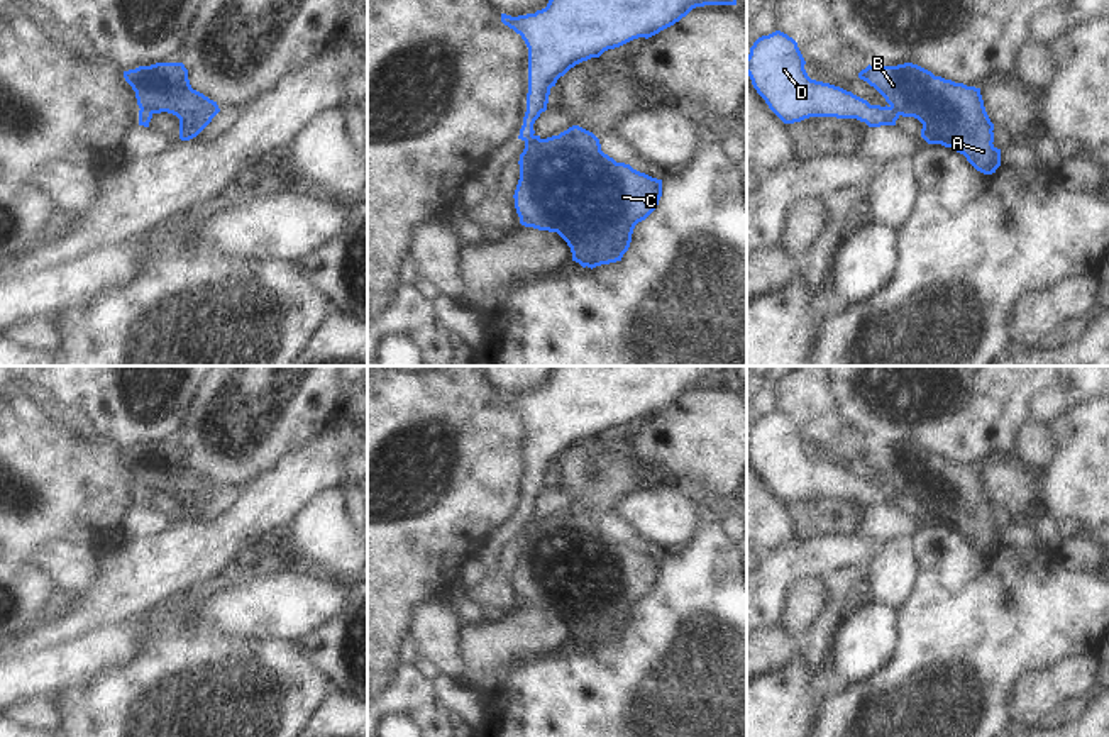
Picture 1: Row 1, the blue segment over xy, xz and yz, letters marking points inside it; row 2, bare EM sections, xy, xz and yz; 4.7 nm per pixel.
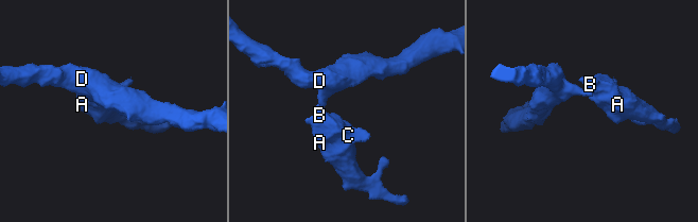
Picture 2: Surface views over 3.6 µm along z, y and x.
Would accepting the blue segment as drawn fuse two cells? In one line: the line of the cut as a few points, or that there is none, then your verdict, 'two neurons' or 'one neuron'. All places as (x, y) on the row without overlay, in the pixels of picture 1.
cut in xy along (141, 488), (151, 493); two neurons

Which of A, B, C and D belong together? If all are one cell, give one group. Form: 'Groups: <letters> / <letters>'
Groups: A B C / D

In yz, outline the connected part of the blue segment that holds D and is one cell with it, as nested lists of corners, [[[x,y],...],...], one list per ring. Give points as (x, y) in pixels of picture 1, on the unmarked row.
[[[775,410],[759,417],[747,435],[747,454],[769,488],[784,501],[809,496],[857,498],[869,507],[896,505],[894,486],[870,485],[840,466],[811,459],[797,422]]]

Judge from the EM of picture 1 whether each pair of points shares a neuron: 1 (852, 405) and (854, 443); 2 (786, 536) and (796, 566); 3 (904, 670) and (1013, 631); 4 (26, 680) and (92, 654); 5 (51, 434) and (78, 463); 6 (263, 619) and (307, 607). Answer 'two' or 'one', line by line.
1: two
2: two
3: one
4: one
5: one
6: one

